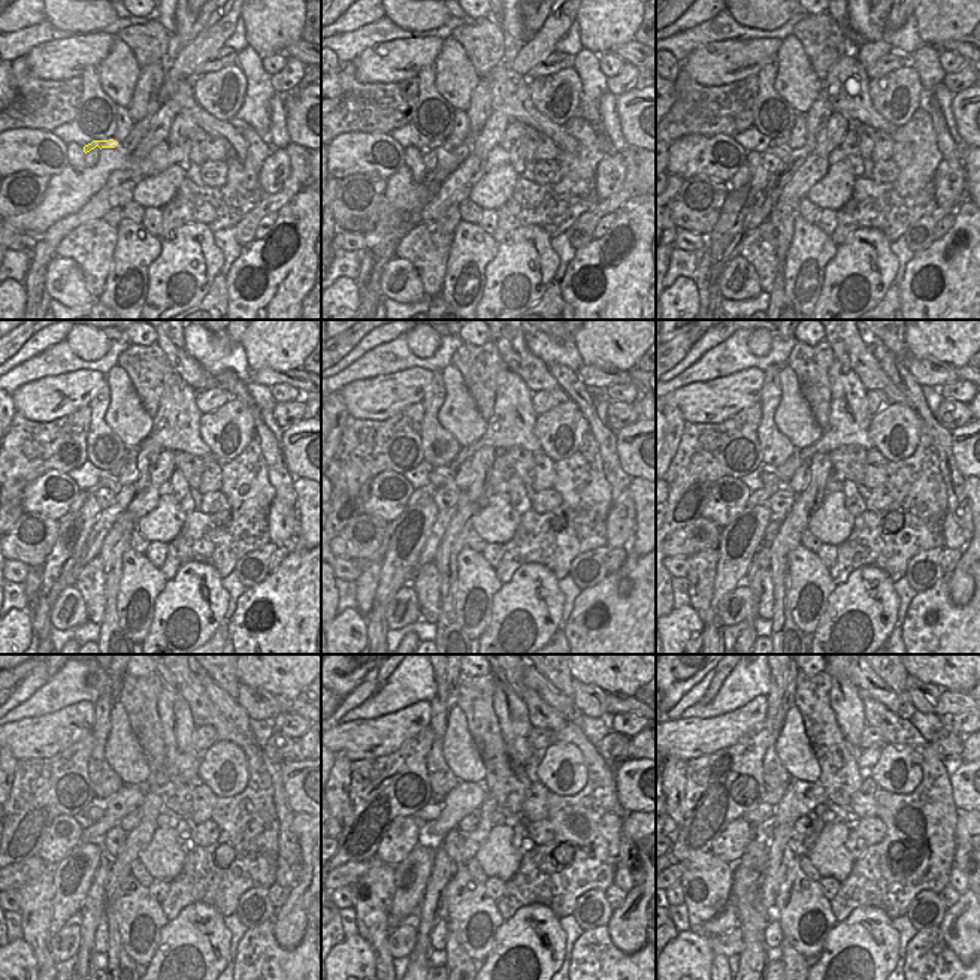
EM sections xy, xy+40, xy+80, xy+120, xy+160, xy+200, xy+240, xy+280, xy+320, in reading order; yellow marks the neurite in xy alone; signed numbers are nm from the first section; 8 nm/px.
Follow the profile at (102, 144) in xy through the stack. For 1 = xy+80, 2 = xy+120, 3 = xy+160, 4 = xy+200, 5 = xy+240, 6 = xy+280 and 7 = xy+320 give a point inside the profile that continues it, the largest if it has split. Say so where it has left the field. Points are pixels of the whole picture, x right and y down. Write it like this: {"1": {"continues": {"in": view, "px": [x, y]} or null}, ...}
{"1": {"continues": {"in": "xy+80", "px": [776, 142]}}, "2": {"continues": {"in": "xy+120", "px": [132, 451]}}, "3": {"continues": {"in": "xy+160", "px": [511, 425]}}, "4": {"continues": {"in": "xy+200", "px": [847, 425]}}, "5": {"continues": {"in": "xy+240", "px": [181, 758]}}, "6": {"continues": {"in": "xy+280", "px": [511, 711]}}, "7": {"continues": {"in": "xy+320", "px": [846, 699]}}}

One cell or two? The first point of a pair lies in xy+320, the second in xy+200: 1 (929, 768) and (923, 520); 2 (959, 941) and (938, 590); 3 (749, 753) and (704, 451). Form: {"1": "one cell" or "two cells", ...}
{"1": "one cell", "2": "two cells", "3": "one cell"}

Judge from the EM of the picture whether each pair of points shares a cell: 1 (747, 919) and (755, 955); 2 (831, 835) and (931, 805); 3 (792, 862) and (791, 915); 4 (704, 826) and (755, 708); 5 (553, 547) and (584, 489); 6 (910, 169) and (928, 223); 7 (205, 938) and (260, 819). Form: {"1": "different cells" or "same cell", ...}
{"1": "same cell", "2": "different cells", "3": "same cell", "4": "different cells", "5": "same cell", "6": "different cells", "7": "different cells"}

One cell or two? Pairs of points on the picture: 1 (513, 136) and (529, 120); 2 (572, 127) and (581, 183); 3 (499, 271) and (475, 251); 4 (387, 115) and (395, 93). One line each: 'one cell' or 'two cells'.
1: two cells
2: one cell
3: two cells
4: one cell

